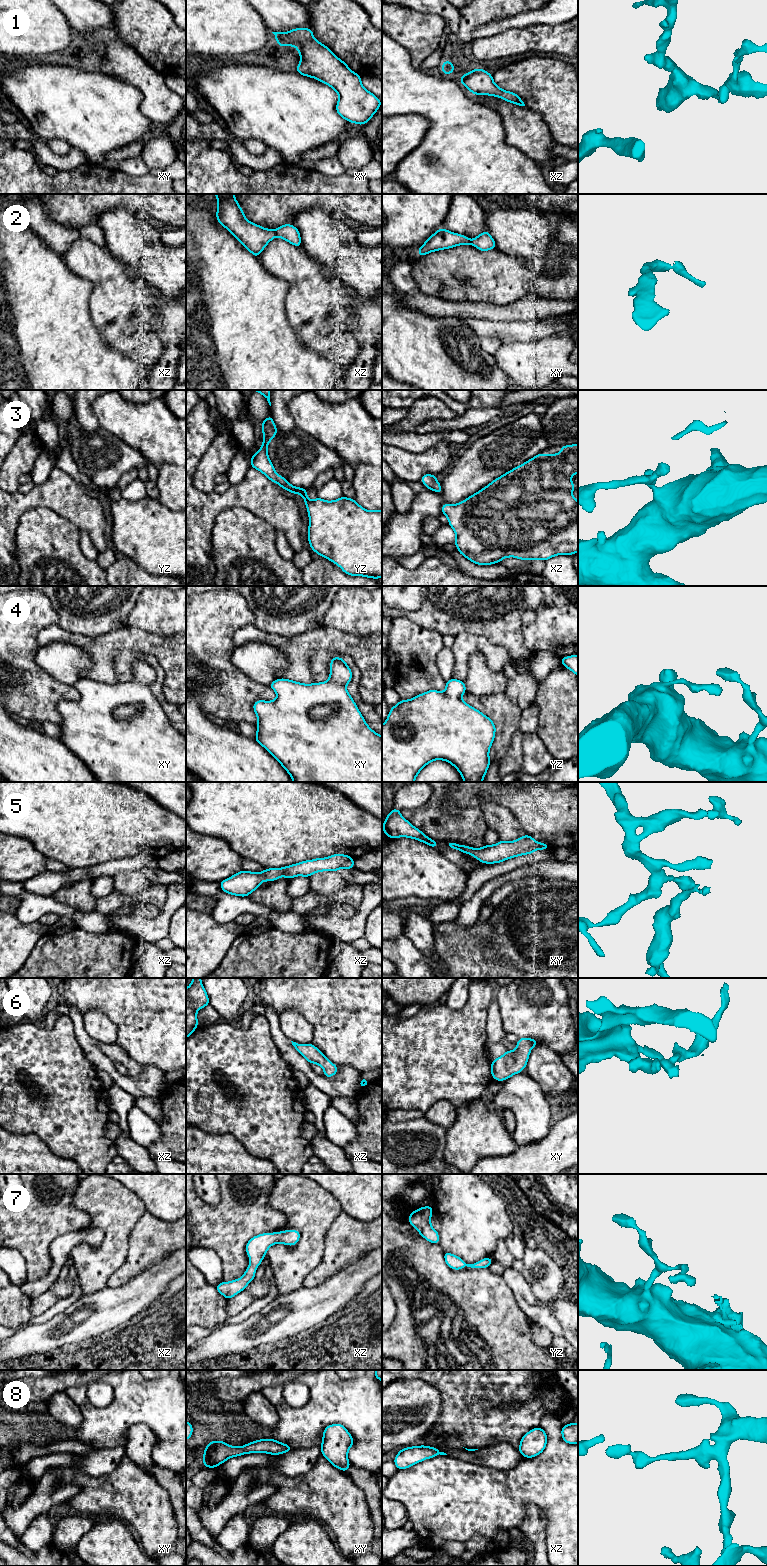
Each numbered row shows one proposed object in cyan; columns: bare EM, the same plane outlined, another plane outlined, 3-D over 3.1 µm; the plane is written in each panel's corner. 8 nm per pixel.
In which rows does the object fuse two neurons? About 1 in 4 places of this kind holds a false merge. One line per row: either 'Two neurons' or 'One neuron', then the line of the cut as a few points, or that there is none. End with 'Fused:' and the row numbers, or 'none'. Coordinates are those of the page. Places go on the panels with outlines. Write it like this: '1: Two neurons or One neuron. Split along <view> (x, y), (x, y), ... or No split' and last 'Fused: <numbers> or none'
1: One neuron. No split
2: Two neurons. Split along xz (273, 230), (276, 235)
3: One neuron. No split
4: One neuron. No split
5: One neuron. No split
6: One neuron. No split
7: One neuron. No split
8: One neuron. No split
Fused: 2

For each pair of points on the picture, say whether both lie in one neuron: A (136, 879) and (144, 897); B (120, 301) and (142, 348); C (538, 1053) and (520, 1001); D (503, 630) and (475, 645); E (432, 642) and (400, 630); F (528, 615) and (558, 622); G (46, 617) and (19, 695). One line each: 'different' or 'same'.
A: different
B: same
C: different
D: different
E: same
F: different
G: same

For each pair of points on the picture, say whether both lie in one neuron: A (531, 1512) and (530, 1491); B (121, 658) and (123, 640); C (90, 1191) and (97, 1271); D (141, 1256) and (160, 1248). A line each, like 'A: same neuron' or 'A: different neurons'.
A: different neurons
B: different neurons
C: same neuron
D: same neuron

